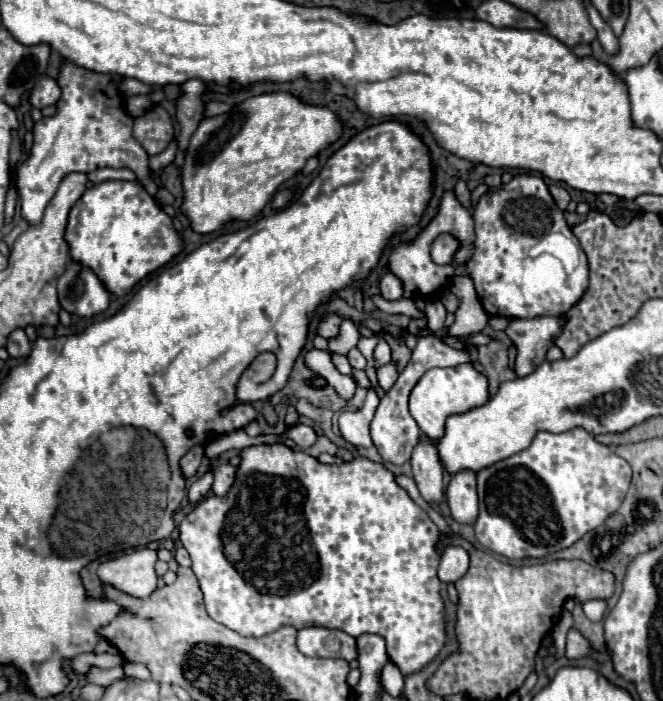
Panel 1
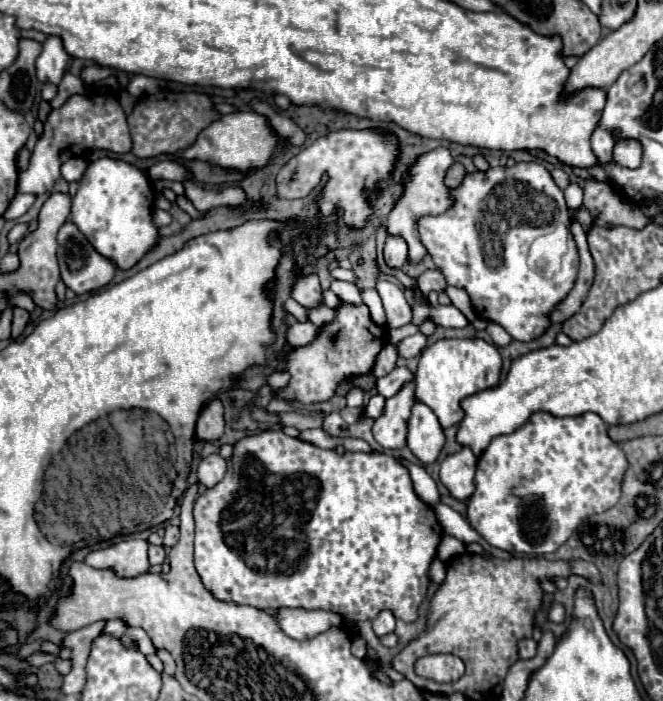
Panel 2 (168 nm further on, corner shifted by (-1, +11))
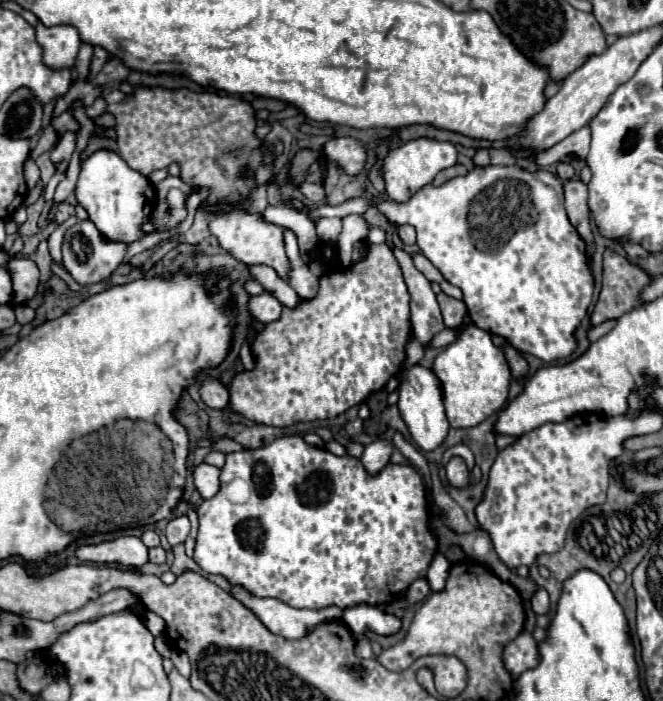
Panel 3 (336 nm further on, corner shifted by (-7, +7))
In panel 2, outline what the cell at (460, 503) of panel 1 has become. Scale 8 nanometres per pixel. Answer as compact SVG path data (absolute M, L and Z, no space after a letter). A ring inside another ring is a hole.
M470 447L448 455L440 465L440 481L458 501L468 501L474 493L474 471L476 471L476 457Z

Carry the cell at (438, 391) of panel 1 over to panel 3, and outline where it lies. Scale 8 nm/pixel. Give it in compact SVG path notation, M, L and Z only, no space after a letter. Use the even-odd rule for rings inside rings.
M476 325L464 327L460 339L436 355L432 371L440 379L442 401L450 427L474 427L502 409L508 399L508 361L504 359L502 349L492 343L490 333Z

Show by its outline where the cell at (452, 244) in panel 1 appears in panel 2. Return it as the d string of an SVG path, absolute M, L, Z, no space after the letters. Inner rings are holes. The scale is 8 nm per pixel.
M516 163L514 167L490 167L488 171L466 173L456 189L450 189L452 205L442 215L426 215L418 219L420 241L432 257L436 269L444 275L448 285L460 287L470 295L476 317L498 323L516 341L534 341L546 333L550 313L560 301L566 299L574 287L578 273L578 249L572 241L568 253L558 261L558 267L546 269L532 267L528 251L534 239L554 231L558 225L570 223L570 211L566 207L562 189L554 183L550 171L538 163Z

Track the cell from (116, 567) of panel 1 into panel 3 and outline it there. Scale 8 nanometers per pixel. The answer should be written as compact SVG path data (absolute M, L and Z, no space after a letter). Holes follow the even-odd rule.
M121 535L114 541L100 545L84 545L76 551L76 557L96 565L122 565L140 569L148 563L148 547L138 537Z

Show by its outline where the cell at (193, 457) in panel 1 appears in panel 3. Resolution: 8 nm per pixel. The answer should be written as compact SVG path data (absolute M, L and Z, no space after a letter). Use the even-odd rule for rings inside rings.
M210 379L210 381L206 381L202 385L200 395L202 395L202 401L206 405L210 405L212 409L216 409L216 411L224 409L228 405L228 399L230 399L228 389L220 381L214 381L214 379Z

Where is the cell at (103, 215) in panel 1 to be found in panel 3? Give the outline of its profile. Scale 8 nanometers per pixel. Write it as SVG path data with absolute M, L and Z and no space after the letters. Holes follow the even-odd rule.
M96 151L82 163L80 179L76 183L76 199L86 209L88 221L96 225L100 235L114 243L134 243L140 241L146 233L142 225L150 219L156 203L154 187L148 177L128 167L128 163L112 151Z

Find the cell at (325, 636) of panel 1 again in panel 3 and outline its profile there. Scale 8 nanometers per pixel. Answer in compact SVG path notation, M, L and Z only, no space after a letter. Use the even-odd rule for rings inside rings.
M238 585L232 587L234 597L242 601L248 609L254 611L254 615L276 635L286 639L302 639L310 631L314 631L320 623L336 621L342 617L342 609L338 607L326 607L326 609L294 609L286 605L280 599L260 599L252 597L246 589L240 589Z

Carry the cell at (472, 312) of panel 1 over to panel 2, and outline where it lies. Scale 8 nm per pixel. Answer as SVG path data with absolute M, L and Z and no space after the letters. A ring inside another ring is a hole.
M446 287L444 293L450 297L452 305L458 307L470 321L474 319L474 311L472 311L472 305L470 305L470 297L464 289L458 289L458 287Z

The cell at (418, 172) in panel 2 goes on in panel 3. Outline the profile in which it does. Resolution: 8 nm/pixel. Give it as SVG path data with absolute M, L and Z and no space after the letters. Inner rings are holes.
M418 139L408 141L406 145L394 149L384 159L384 181L386 181L386 195L396 203L406 203L412 195L416 195L424 185L432 183L434 177L442 171L456 165L456 147L452 143L432 141L432 139Z

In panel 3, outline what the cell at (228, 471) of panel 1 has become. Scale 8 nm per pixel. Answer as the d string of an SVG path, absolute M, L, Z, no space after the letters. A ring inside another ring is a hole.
M202 463L194 469L194 485L204 499L210 499L220 489L220 469L208 463Z

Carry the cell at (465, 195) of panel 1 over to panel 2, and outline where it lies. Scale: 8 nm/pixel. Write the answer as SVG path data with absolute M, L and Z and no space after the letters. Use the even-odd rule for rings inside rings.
M454 163L448 171L446 171L446 177L444 177L444 183L450 187L450 189L454 189L454 187L458 187L460 185L460 181L462 181L462 177L464 177L464 167L462 167L462 163Z

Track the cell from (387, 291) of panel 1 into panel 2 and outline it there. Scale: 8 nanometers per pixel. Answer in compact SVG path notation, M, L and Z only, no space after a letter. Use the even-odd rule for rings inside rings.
M388 235L386 247L384 247L384 259L390 267L402 267L404 261L408 259L408 245L404 237L398 235Z

